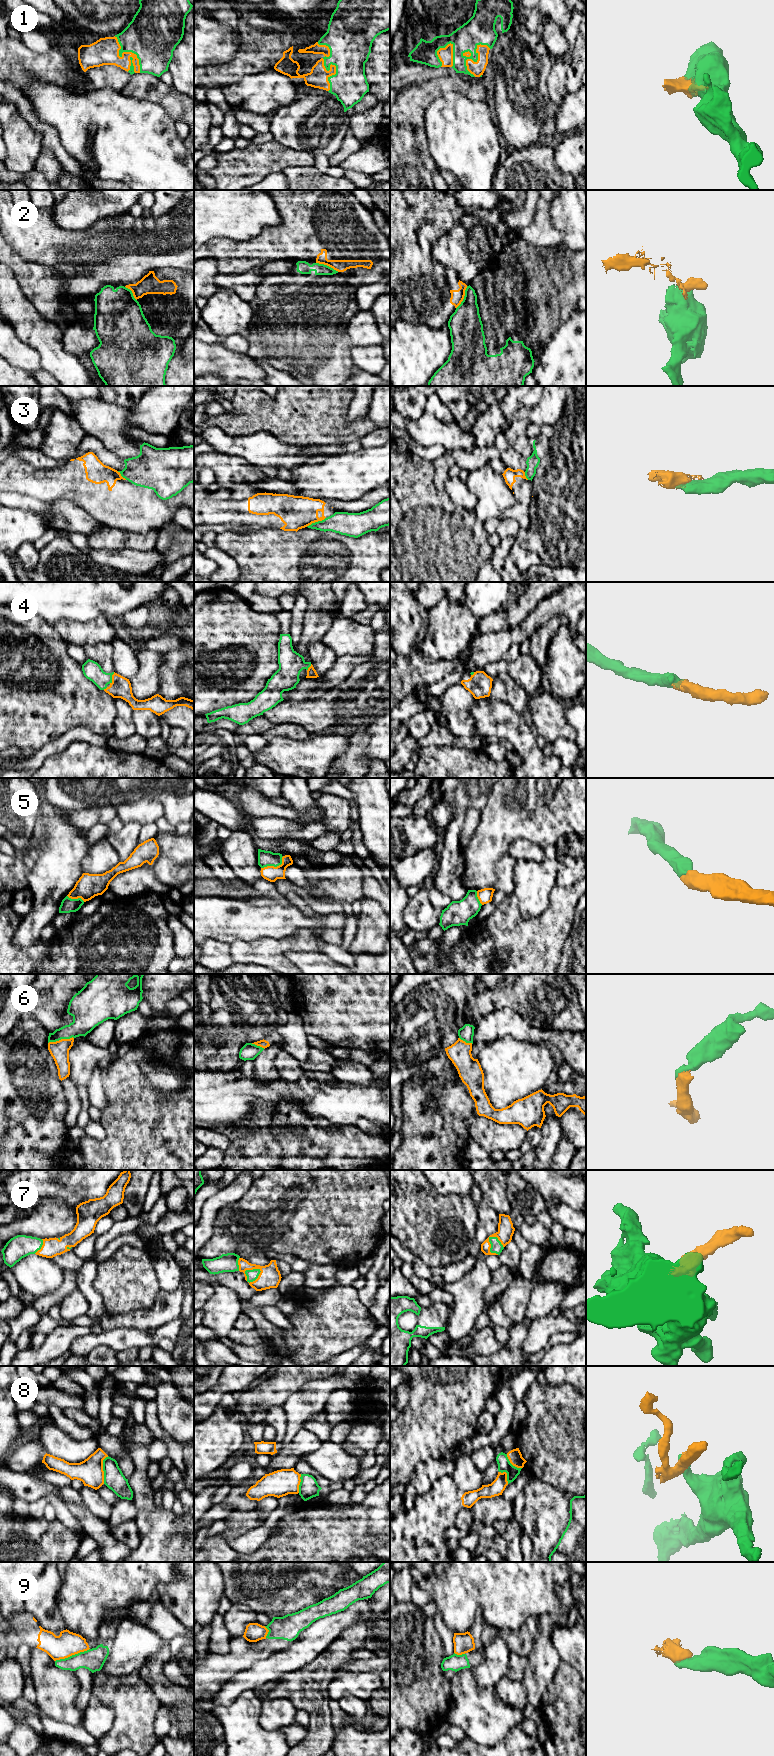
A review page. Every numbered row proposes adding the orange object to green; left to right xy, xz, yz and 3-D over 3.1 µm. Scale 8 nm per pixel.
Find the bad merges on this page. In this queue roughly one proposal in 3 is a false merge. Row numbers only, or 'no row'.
2, 3, 8, 9

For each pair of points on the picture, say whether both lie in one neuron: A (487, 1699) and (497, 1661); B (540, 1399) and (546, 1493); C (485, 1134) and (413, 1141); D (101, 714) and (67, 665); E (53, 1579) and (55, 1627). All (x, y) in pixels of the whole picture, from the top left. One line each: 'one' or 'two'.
A: two
B: two
C: two
D: one
E: one

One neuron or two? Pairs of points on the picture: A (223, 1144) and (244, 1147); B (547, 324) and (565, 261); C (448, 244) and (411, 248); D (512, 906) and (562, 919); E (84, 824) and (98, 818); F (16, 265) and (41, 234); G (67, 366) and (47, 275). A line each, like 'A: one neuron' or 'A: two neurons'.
A: two neurons
B: one neuron
C: two neurons
D: one neuron
E: one neuron
F: two neurons
G: two neurons

